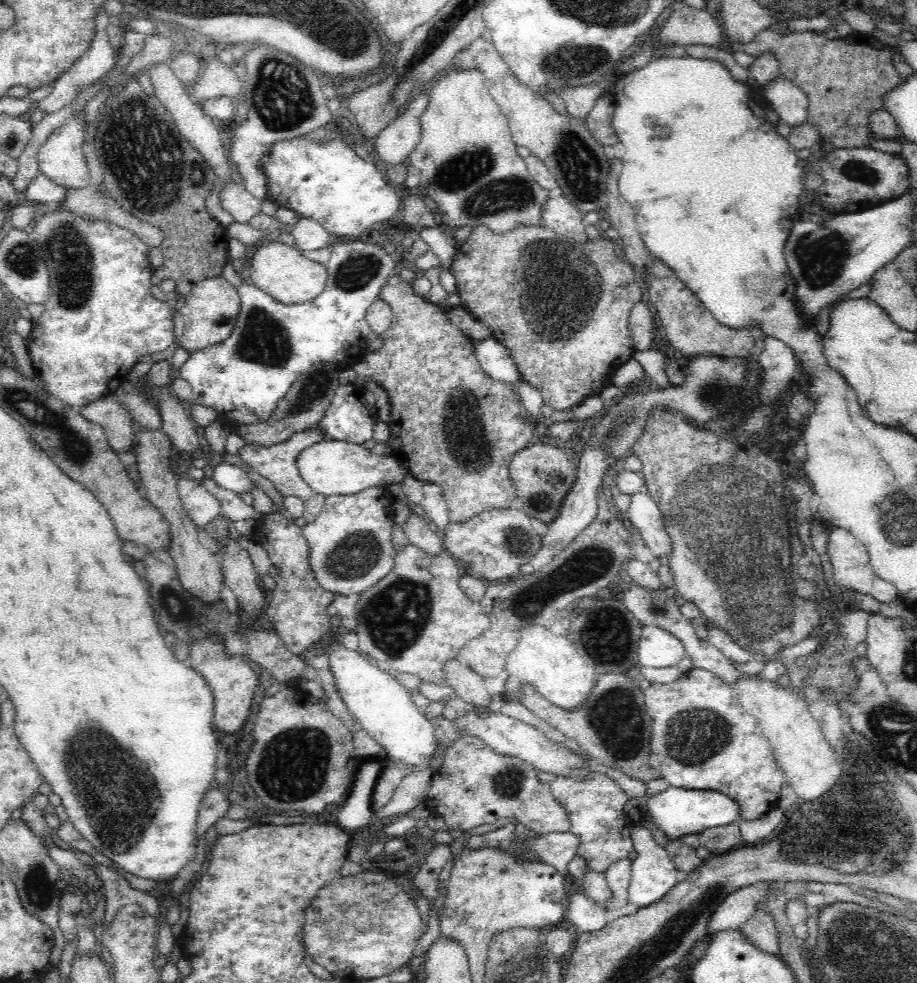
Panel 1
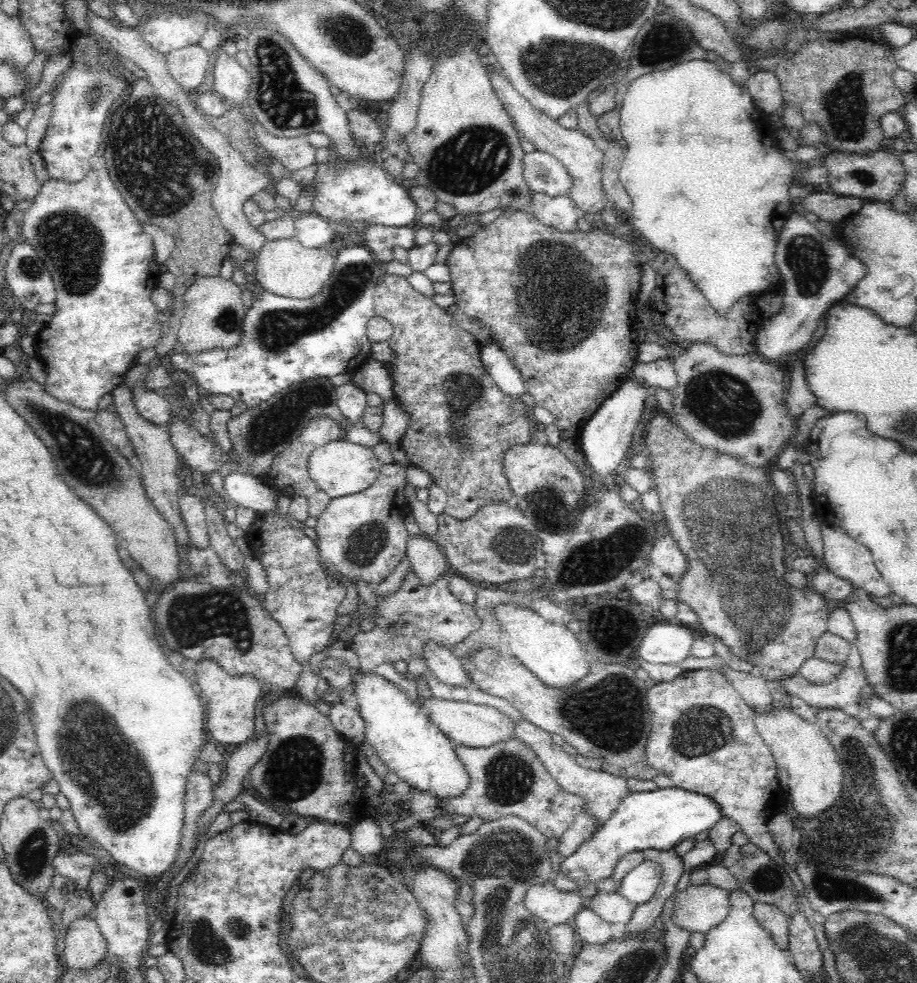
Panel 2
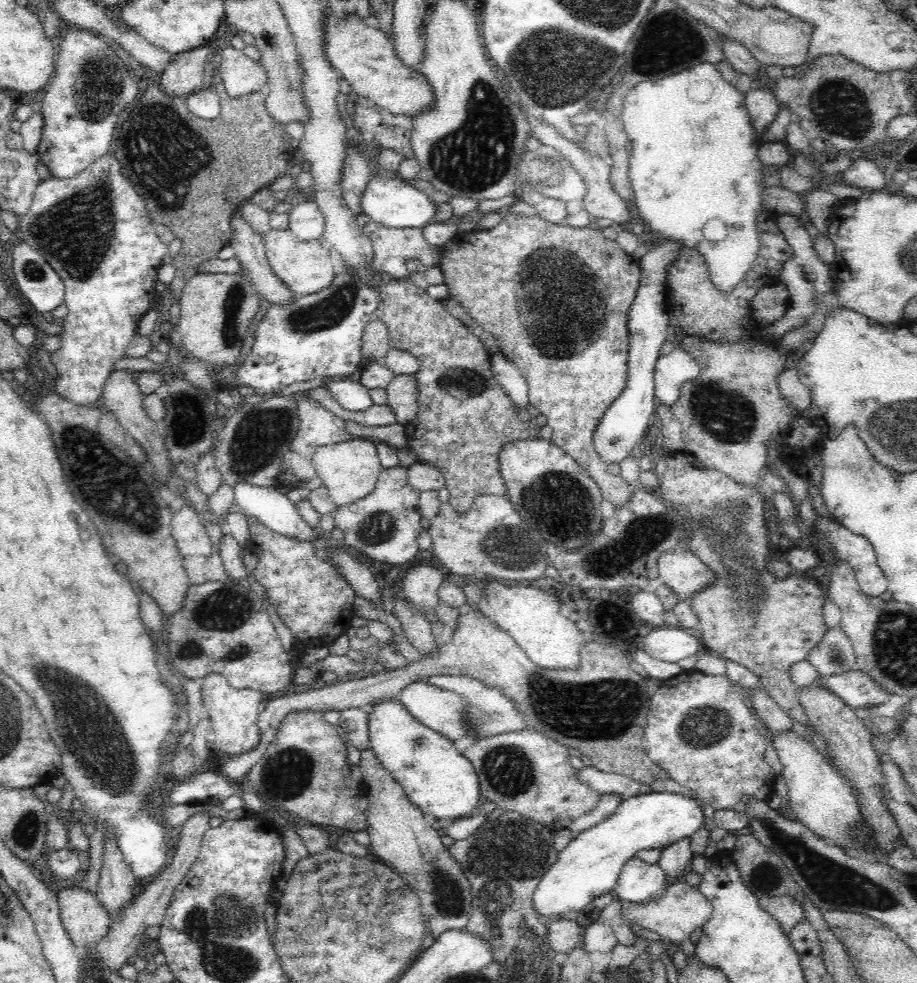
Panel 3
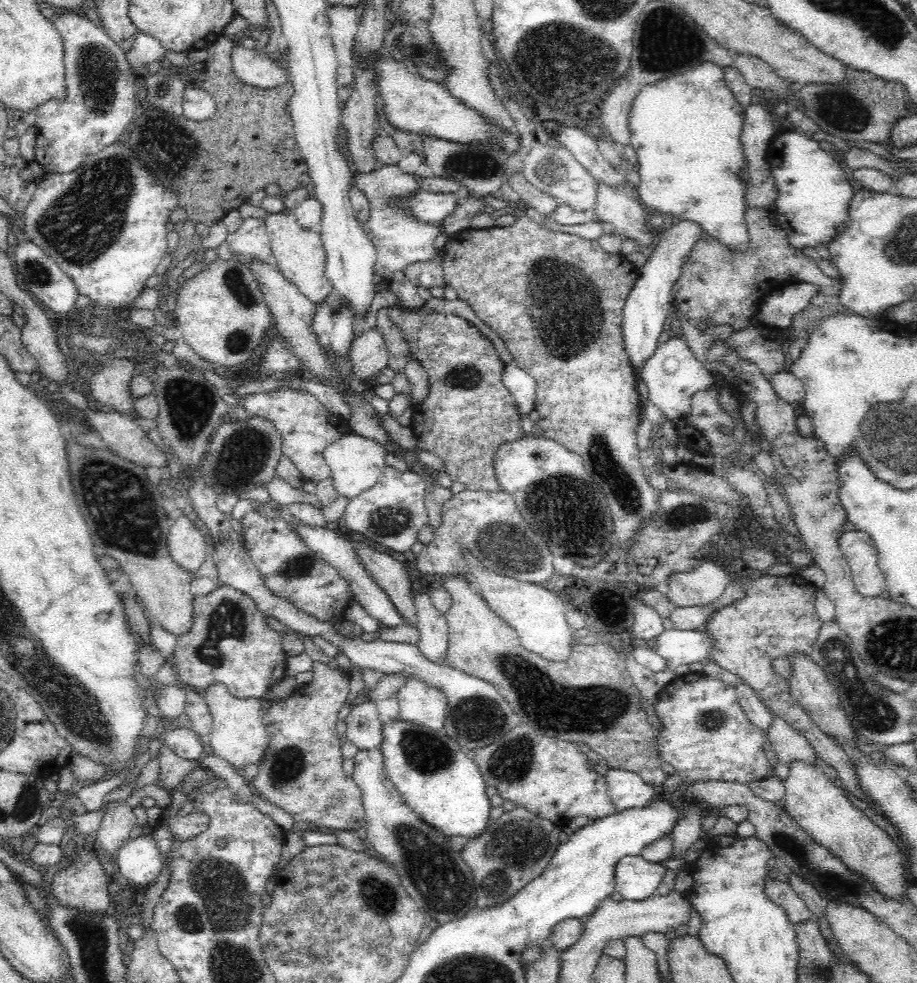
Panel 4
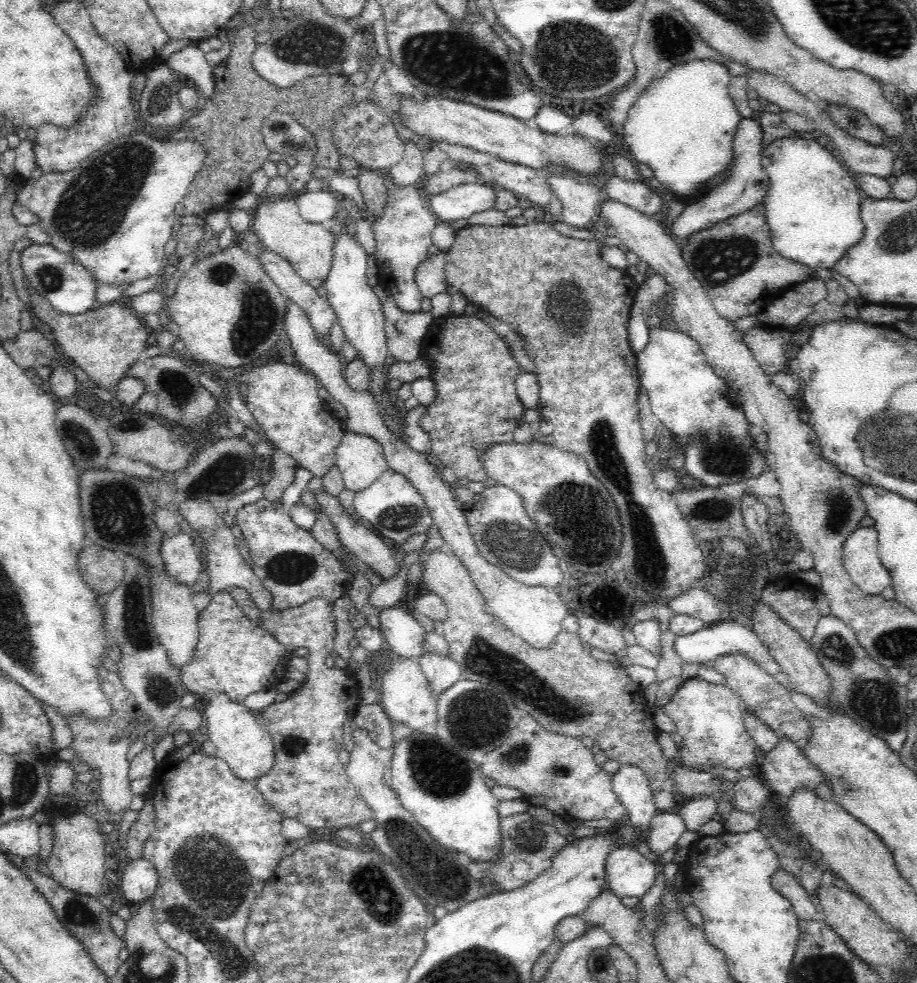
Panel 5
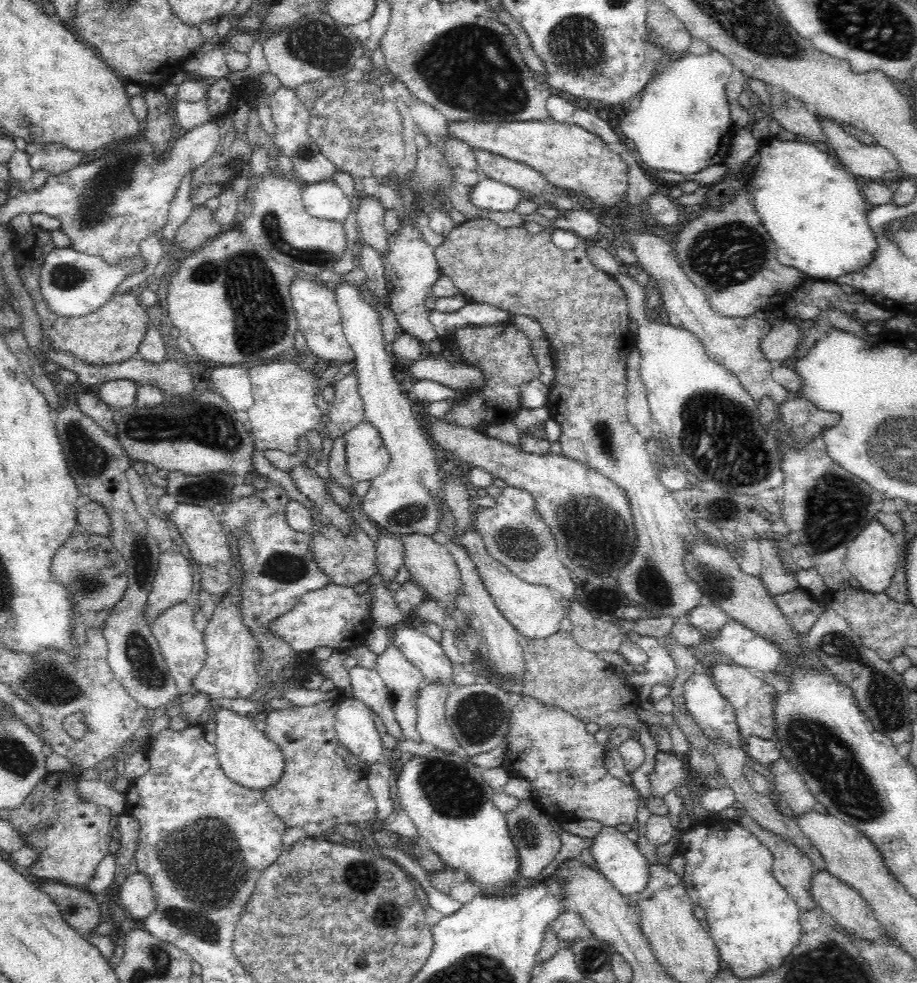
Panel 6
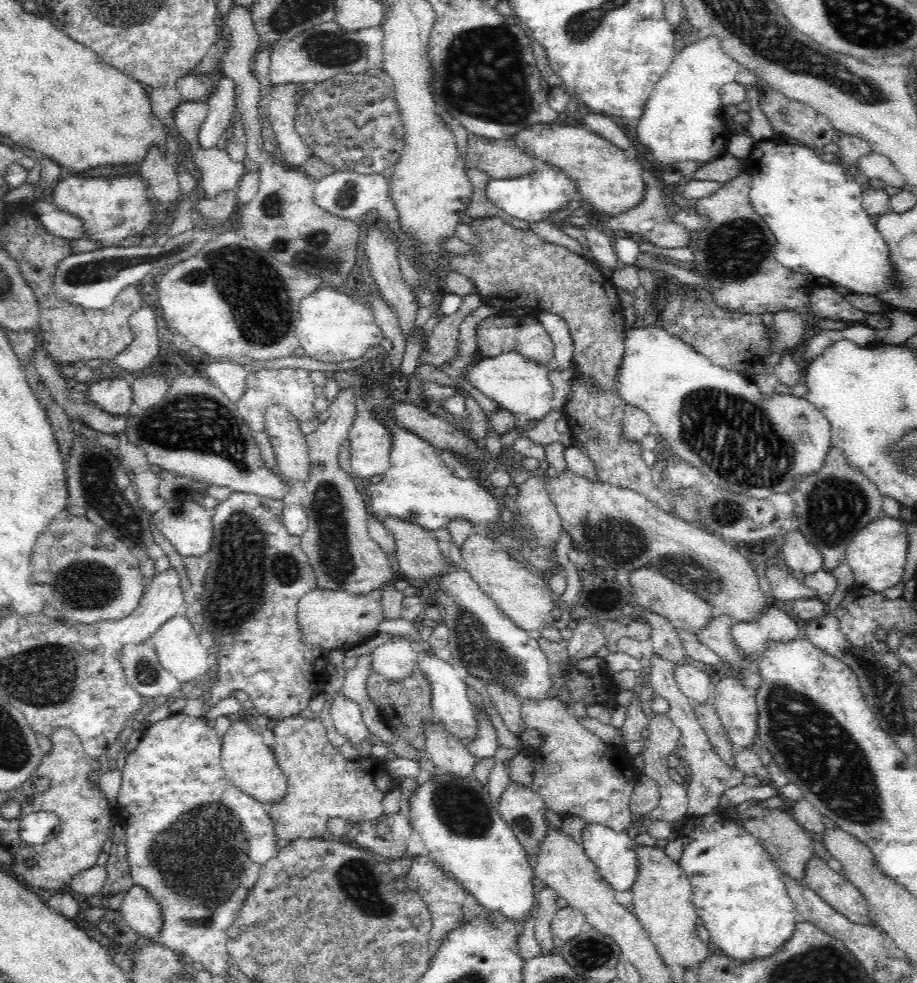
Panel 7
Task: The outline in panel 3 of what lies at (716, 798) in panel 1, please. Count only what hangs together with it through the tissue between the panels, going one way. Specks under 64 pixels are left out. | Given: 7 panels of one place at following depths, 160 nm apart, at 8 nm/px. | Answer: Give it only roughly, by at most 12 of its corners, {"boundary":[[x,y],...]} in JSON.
{"boundary":[[642,791],[559,852],[537,915],[613,892],[642,849],[703,828],[692,797]]}

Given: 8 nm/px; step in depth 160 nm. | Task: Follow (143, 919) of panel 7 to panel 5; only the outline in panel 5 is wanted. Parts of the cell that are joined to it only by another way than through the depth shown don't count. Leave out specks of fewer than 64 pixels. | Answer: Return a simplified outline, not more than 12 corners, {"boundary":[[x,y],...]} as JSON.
{"boundary":[[143,856],[120,866],[124,902],[134,907],[157,889],[158,871]]}

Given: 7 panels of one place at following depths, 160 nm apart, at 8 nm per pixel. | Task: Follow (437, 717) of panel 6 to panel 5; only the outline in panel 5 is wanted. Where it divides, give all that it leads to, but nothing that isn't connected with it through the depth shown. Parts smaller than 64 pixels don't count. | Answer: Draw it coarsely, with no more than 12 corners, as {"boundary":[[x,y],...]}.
{"boundary":[[426,648],[417,662],[436,698],[462,677],[448,654]]}

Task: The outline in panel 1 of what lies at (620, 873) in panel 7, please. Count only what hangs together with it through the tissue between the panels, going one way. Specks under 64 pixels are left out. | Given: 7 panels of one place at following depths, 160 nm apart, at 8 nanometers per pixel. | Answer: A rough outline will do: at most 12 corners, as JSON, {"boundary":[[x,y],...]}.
{"boundary":[[650,829],[630,830],[629,901],[638,908],[678,884],[678,869]]}

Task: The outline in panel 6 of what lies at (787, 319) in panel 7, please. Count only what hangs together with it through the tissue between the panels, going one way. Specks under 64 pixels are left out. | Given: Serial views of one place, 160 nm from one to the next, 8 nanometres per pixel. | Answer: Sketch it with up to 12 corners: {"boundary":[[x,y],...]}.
{"boundary":[[792,320],[772,321],[760,349],[780,366],[796,352],[800,336]]}

